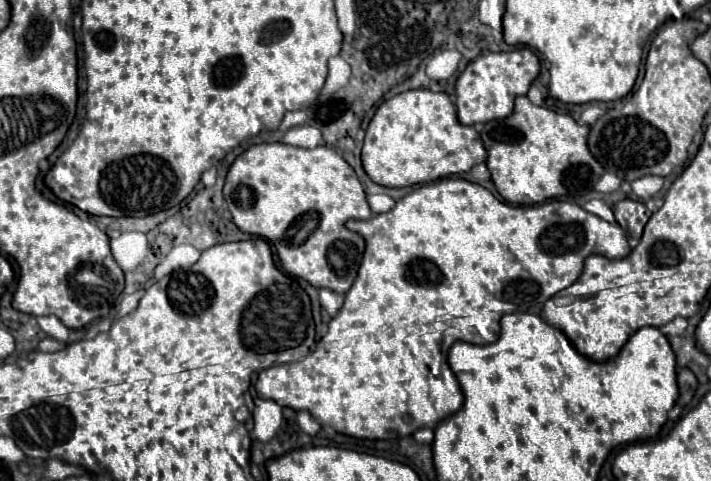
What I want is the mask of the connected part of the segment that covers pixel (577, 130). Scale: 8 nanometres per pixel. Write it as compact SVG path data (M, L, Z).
M527 97L515 99L515 109L509 117L485 123L481 139L487 149L487 169L499 191L499 195L513 205L535 205L553 197L583 197L593 191L595 183L603 175L603 167L595 161L587 147L589 127L579 125L571 115L555 113L545 107L529 103Z

